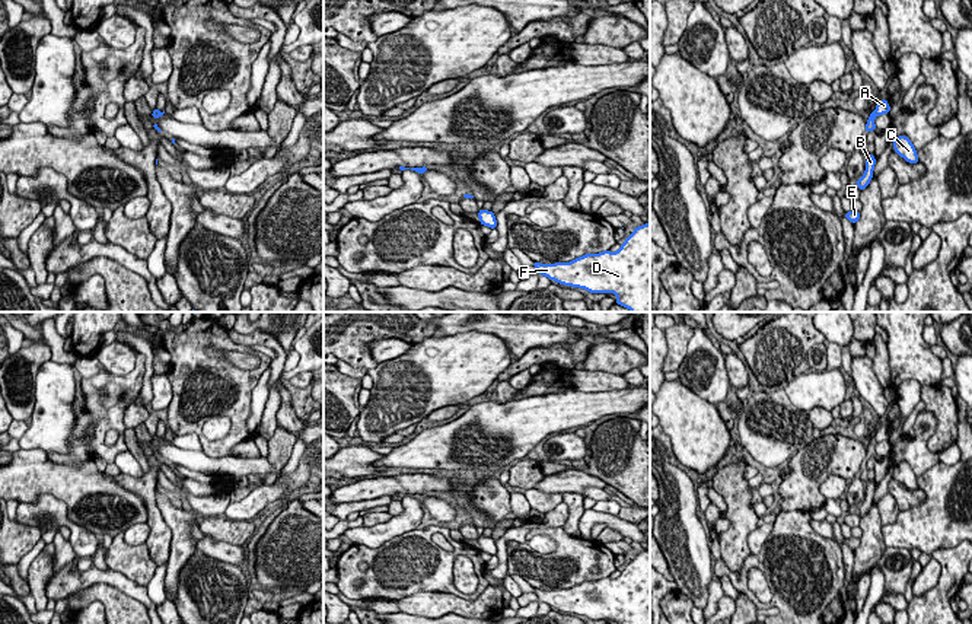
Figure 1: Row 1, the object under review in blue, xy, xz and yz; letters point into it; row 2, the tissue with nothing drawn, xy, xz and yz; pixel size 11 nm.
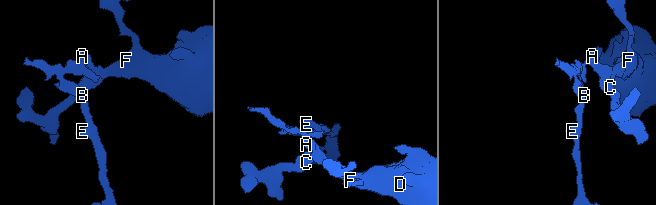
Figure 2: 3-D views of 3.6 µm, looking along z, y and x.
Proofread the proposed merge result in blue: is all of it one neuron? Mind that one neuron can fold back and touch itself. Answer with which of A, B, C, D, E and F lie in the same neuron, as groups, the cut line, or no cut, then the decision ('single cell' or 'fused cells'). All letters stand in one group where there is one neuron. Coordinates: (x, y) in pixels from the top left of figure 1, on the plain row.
groups A C D F / B E; cut yz (873, 438), (876, 442); fused cells

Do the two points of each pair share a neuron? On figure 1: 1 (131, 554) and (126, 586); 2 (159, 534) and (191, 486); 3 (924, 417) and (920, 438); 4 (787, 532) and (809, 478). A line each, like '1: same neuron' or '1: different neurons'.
1: different neurons
2: different neurons
3: same neuron
4: different neurons

